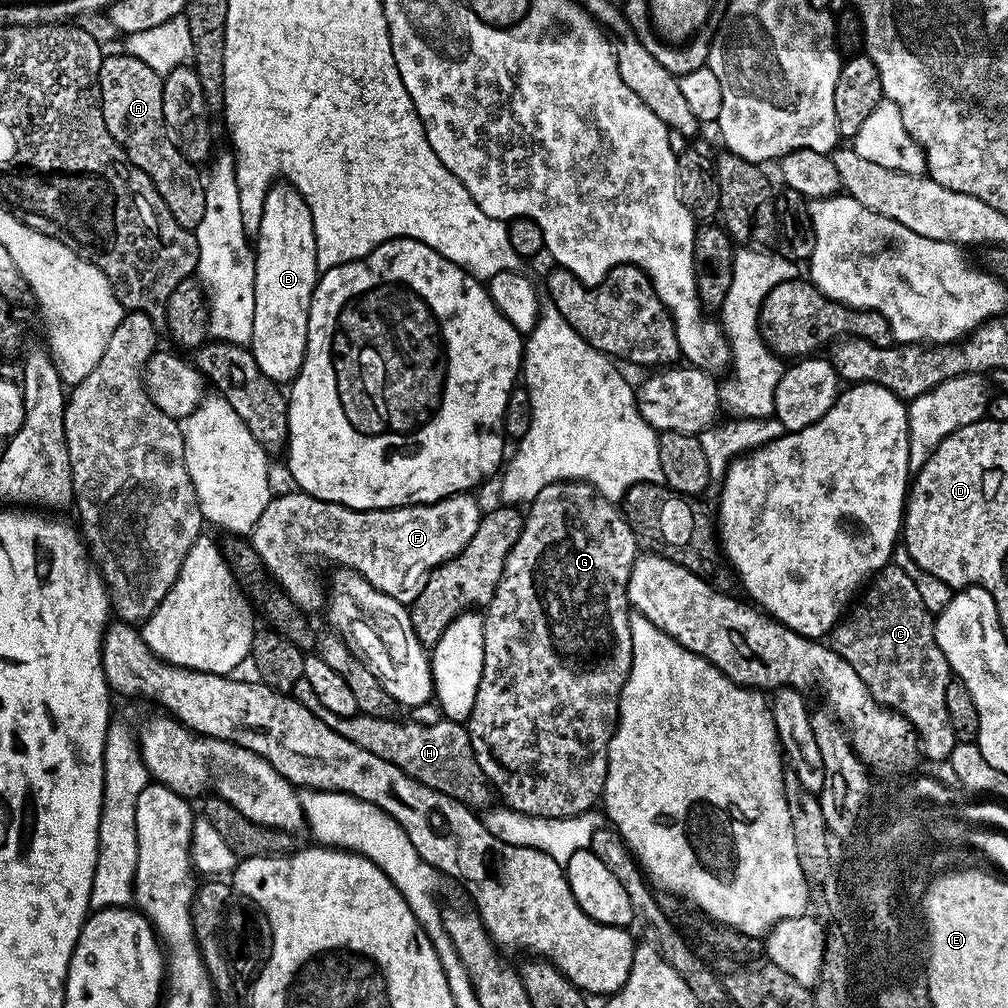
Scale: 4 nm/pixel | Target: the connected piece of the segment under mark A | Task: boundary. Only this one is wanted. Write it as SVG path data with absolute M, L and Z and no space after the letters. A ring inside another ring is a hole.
M105 55L100 61L100 105L106 130L110 130L112 137L124 146L130 162L134 162L134 166L138 166L138 170L154 182L154 190L162 194L162 202L166 202L166 210L174 214L174 222L195 230L206 211L206 180L202 172L200 174L201 169L182 158L174 142L166 138L166 122L162 118L164 81L161 73L146 66L146 62L138 62L138 58L119 55Z

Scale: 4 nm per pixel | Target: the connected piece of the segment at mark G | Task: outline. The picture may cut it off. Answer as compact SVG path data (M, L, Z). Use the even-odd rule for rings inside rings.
M559 480L546 486L530 501L526 508L522 534L506 558L498 590L486 605L484 617L484 661L482 678L478 682L478 694L474 698L474 710L468 715L466 727L468 737L478 758L478 766L486 774L495 795L500 796L505 805L515 812L531 816L577 816L593 811L601 803L608 769L608 751L612 736L616 733L616 723L620 720L620 695L626 686L632 665L632 639L630 638L630 605L628 602L628 583L630 570L638 555L636 535L623 511L613 501L601 496L595 488L582 480Z

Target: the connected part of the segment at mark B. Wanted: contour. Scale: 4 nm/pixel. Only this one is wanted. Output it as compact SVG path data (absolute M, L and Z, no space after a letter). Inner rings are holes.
M277 182L266 194L262 206L262 218L256 225L254 237L256 265L254 266L254 334L250 350L254 354L254 362L258 362L258 370L266 374L281 386L291 385L292 379L300 372L306 354L308 341L308 319L310 318L310 302L316 289L318 269L316 266L316 239L314 238L314 222L310 214L310 206L298 194L293 184Z

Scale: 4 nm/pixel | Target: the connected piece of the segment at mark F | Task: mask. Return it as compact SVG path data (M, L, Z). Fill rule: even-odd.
M291 490L277 495L262 510L262 518L252 527L250 543L252 549L260 555L260 563L273 576L271 579L297 605L304 606L308 600L308 588L300 584L304 576L304 568L300 565L300 552L308 556L321 556L324 560L333 560L333 565L350 568L370 586L382 590L382 594L390 594L400 604L410 606L418 594L422 594L424 579L442 562L457 556L474 538L474 530L478 530L478 522L482 515L482 507L475 500L472 492L459 492L457 496L447 496L433 504L409 504L407 508L379 508L363 512L347 508L334 502L326 502L314 498L299 490Z

